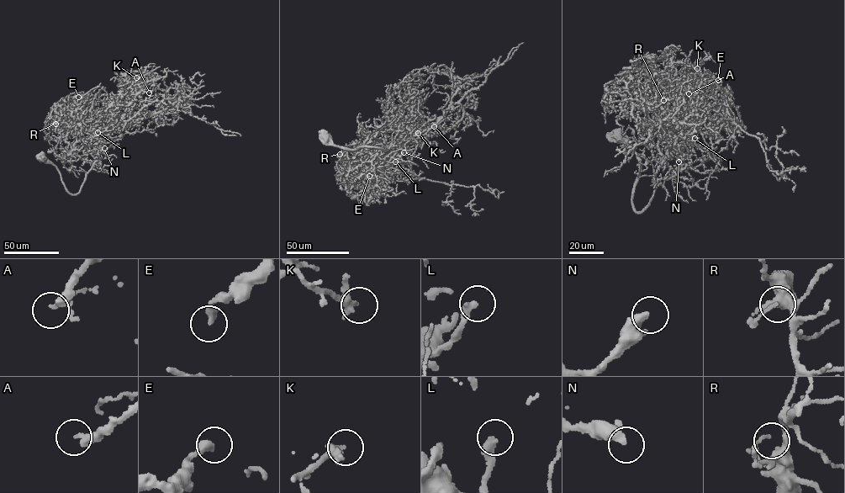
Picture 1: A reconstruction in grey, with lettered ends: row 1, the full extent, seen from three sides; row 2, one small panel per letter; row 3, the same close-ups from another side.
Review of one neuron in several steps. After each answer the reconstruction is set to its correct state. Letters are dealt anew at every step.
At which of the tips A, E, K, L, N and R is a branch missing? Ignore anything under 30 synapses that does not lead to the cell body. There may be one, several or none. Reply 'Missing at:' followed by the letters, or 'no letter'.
Missing at: N

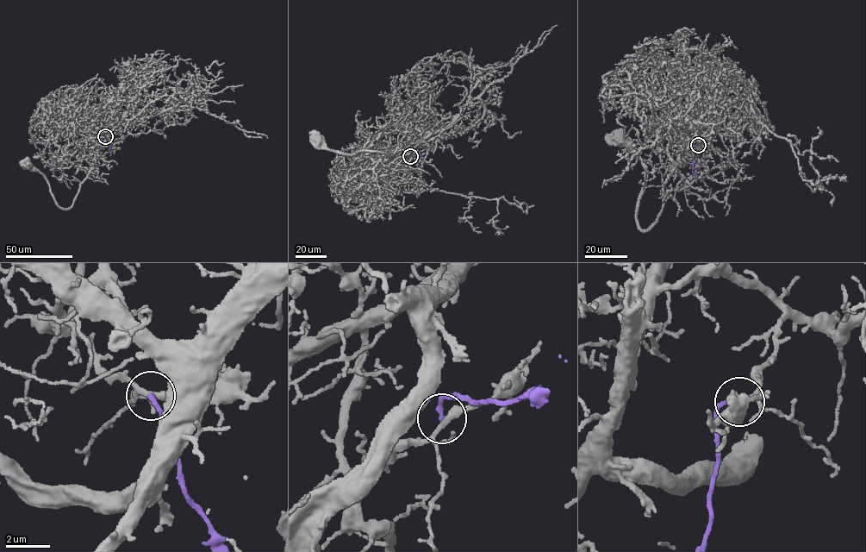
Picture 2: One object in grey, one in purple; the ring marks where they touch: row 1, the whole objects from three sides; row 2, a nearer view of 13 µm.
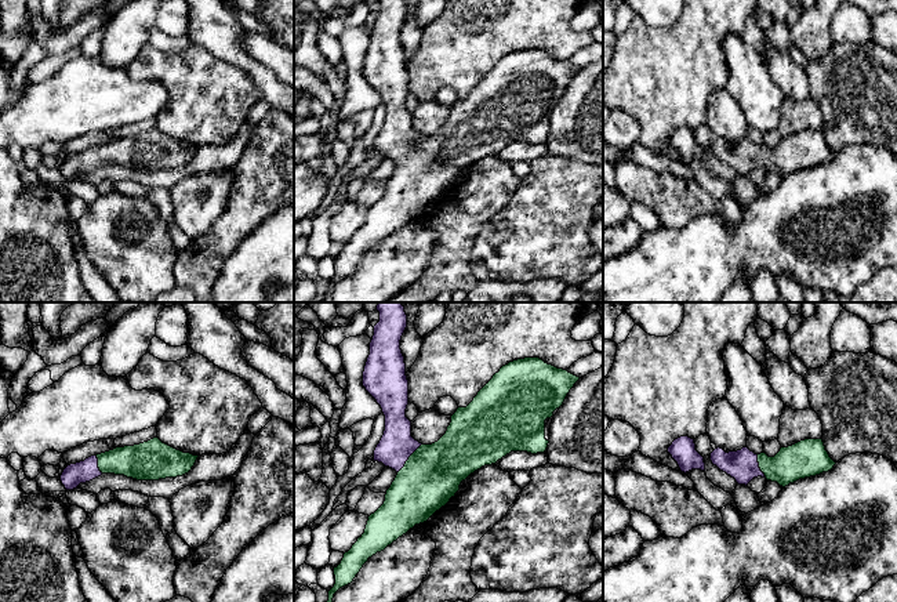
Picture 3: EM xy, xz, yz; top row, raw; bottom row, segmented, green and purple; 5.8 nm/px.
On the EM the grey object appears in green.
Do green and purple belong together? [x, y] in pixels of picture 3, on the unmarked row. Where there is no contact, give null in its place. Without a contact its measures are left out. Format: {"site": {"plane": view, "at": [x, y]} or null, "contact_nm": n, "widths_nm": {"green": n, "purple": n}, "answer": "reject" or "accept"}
{"site": {"plane": "xz", "at": [409, 149]}, "contact_nm": 220, "widths_nm": {"green": 340, "purple": 200}, "answer": "accept"}

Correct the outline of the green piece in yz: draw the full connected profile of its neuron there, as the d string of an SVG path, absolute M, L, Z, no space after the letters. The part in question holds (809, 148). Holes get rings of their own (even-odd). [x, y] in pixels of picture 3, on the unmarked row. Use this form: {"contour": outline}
{"contour": "M805 130L781 138L774 148L755 145L748 138L729 144L718 138L709 149L738 175L745 177L753 168L762 167L785 178L799 170L828 163L836 155L825 141L822 130Z"}

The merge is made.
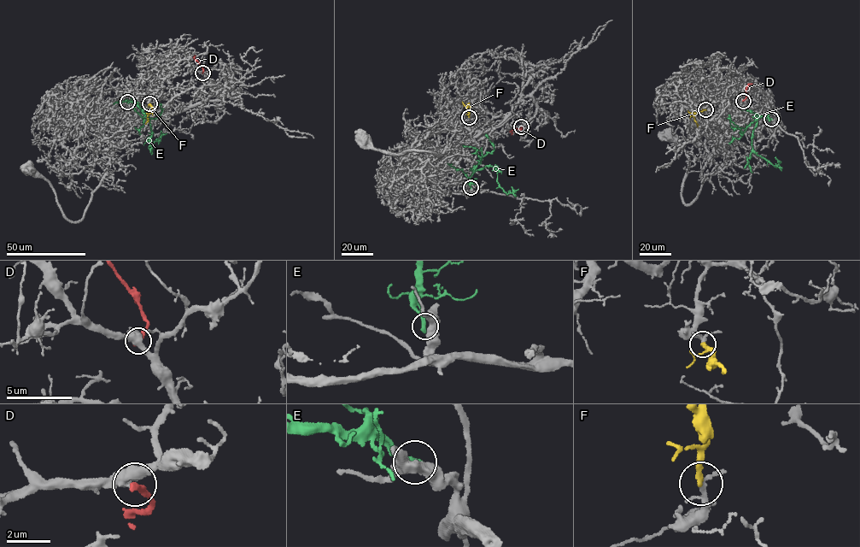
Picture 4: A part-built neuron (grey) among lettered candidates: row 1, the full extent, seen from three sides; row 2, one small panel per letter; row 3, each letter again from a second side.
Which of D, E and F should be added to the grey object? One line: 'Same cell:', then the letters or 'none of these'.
Same cell: F

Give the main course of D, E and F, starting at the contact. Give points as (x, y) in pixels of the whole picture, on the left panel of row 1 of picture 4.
D: (202, 73), (202, 67), (195, 55)
E: (127, 102), (137, 103), (148, 114), (152, 134), (148, 138), (150, 143), (160, 137), (161, 131)
F: (150, 104), (152, 109), (145, 124)

